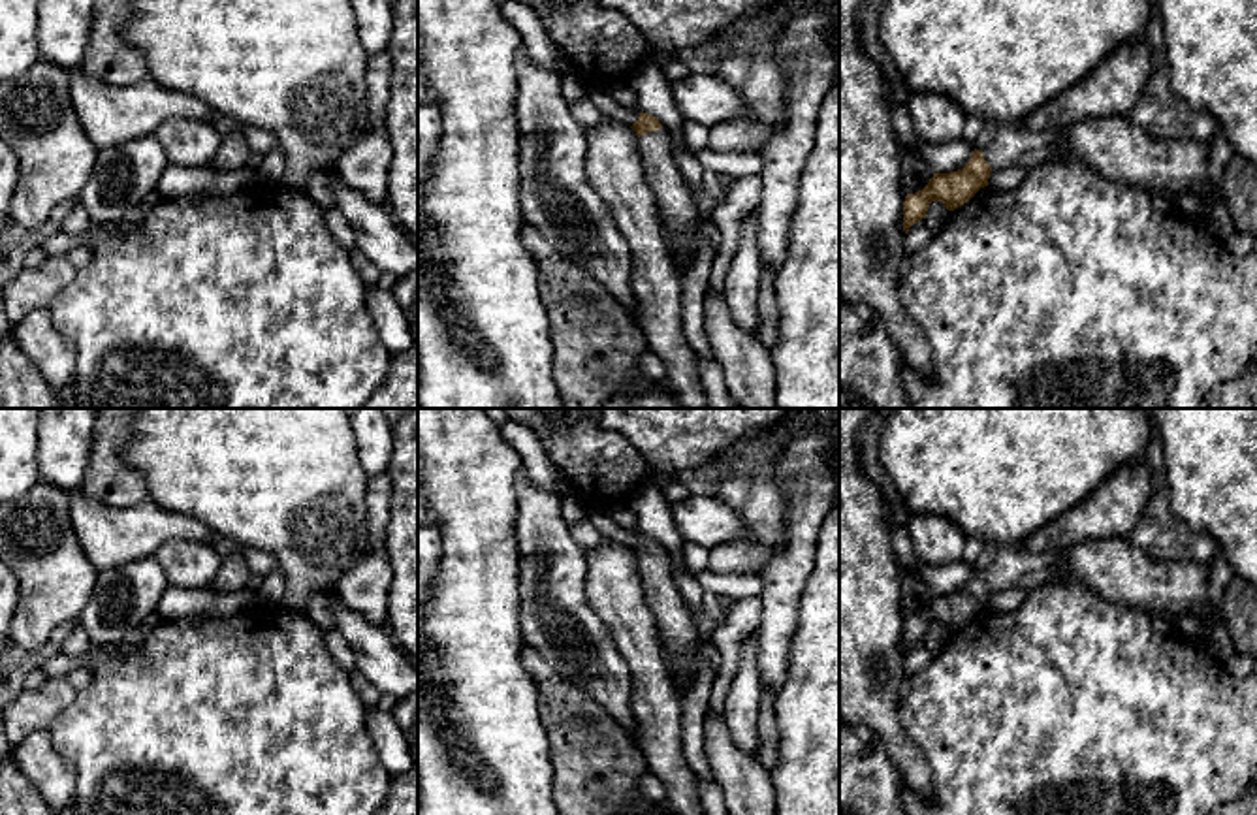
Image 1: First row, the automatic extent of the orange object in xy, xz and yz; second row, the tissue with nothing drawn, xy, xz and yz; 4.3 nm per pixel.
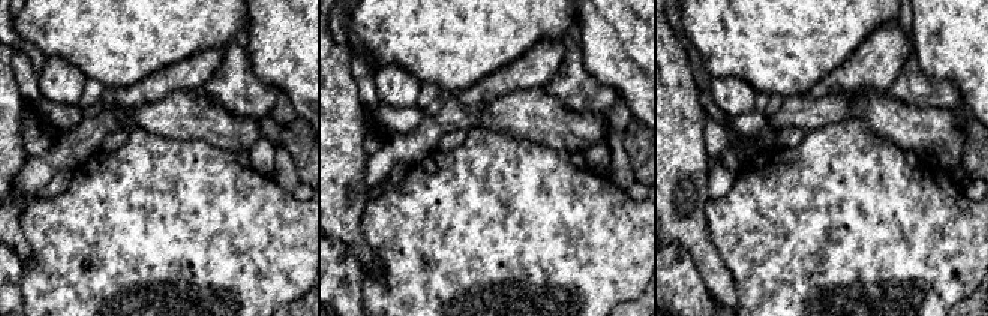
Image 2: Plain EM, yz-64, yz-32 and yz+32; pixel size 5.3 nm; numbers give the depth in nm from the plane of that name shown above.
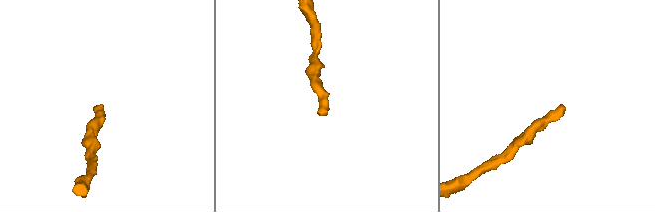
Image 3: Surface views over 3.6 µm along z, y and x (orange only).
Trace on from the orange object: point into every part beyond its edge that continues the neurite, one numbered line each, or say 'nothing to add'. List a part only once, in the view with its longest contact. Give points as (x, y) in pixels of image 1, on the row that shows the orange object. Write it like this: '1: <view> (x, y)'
1: xz (674, 198)

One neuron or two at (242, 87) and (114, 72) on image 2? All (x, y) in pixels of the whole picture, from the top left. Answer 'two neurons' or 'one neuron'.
two neurons

